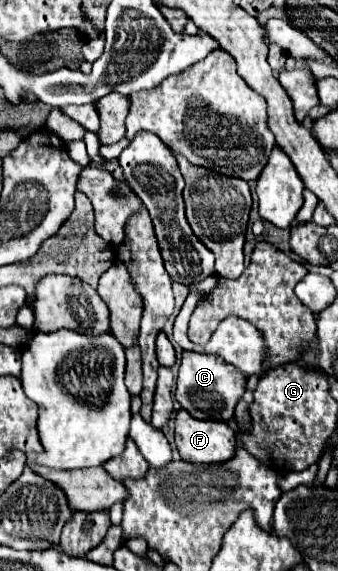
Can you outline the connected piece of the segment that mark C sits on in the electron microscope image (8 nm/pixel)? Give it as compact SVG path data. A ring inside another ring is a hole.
M183 352L183 360L179 366L179 376L177 376L175 398L193 418L229 422L233 418L233 410L237 402L241 400L243 392L245 392L245 376L231 364L225 364L219 356Z

